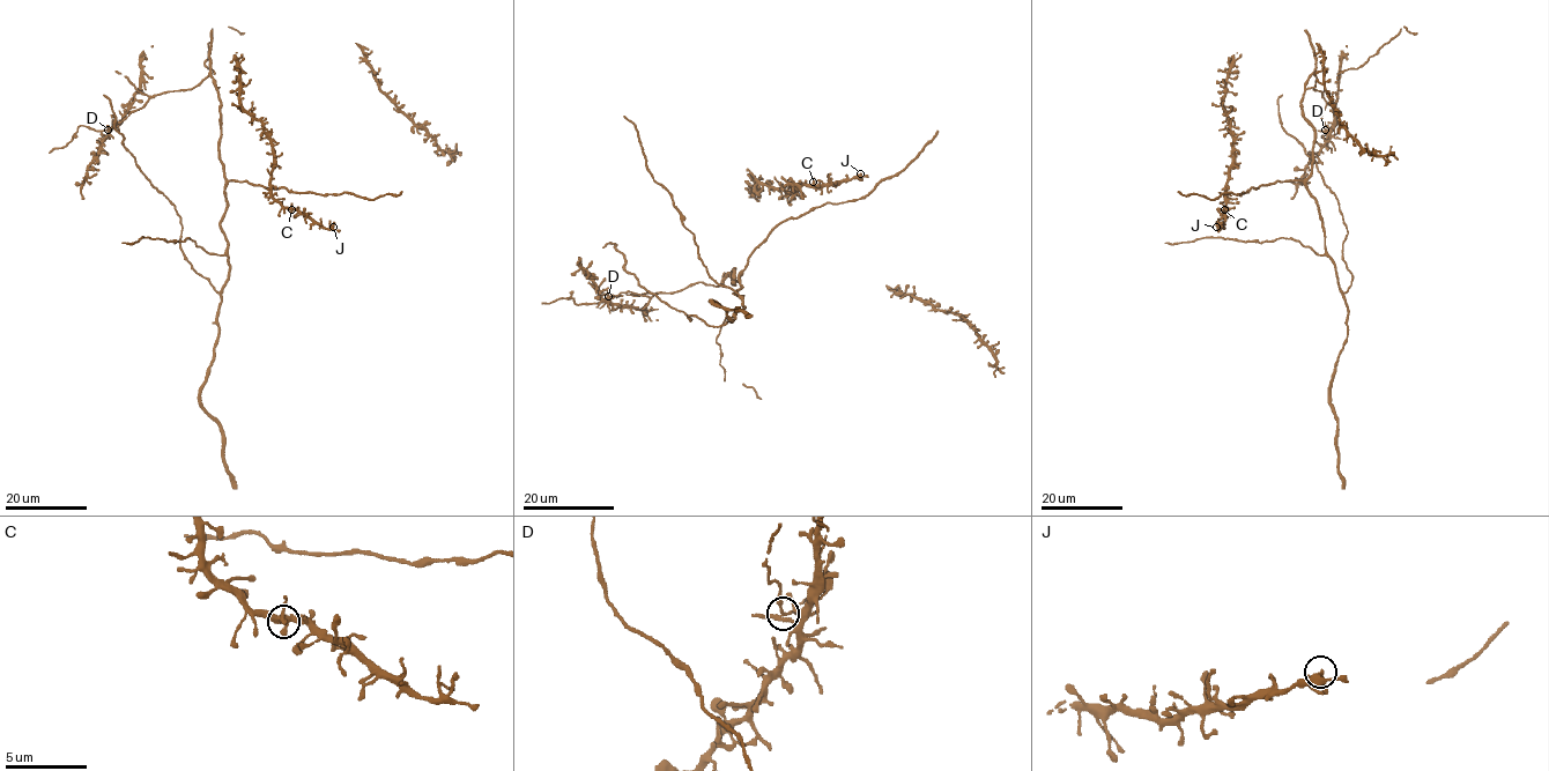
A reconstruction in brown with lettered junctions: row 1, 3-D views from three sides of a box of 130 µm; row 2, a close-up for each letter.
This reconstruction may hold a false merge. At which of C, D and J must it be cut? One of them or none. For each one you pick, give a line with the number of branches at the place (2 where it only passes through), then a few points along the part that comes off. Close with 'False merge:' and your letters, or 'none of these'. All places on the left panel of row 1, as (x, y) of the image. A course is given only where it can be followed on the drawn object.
False merge: none of these

